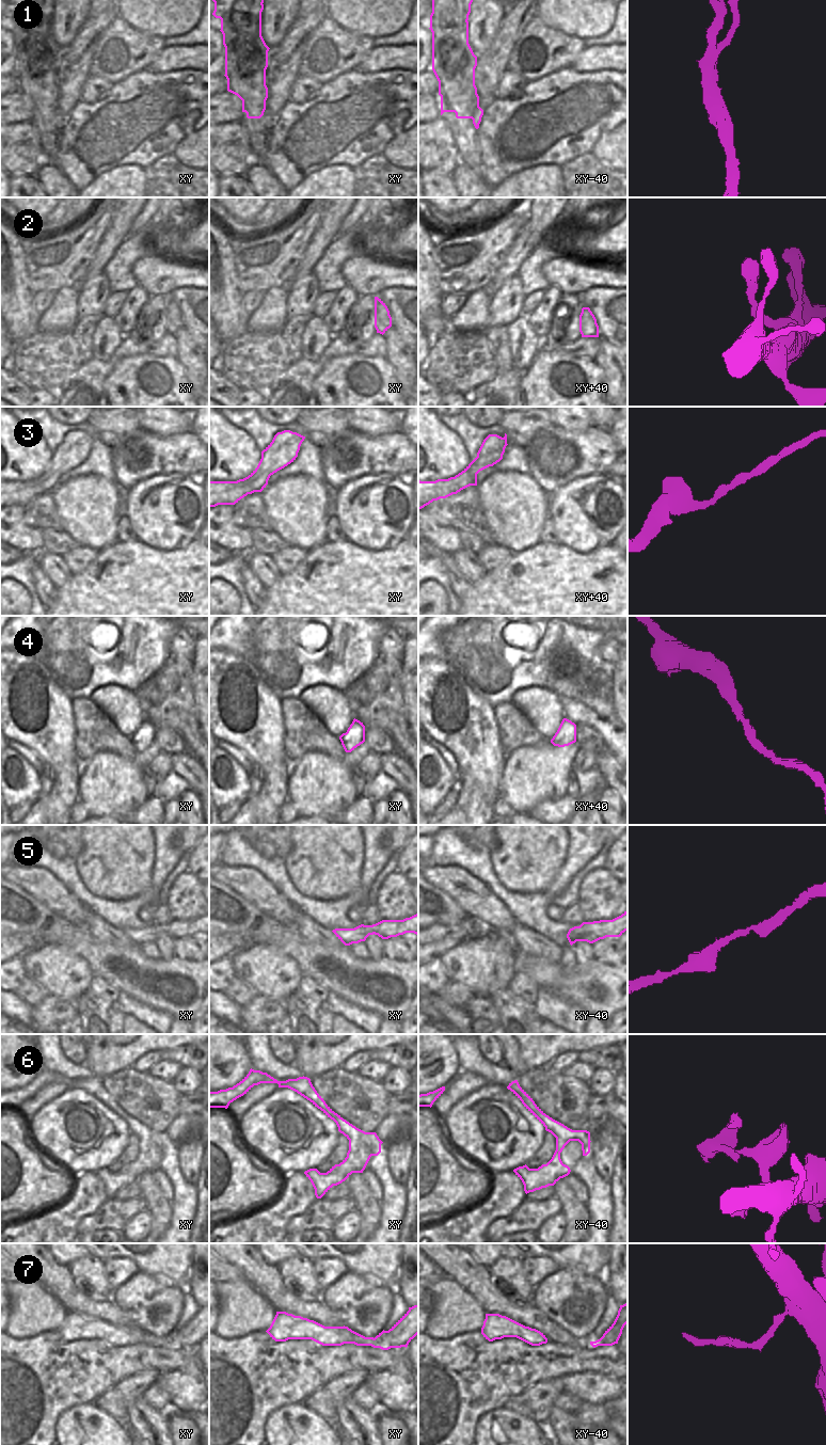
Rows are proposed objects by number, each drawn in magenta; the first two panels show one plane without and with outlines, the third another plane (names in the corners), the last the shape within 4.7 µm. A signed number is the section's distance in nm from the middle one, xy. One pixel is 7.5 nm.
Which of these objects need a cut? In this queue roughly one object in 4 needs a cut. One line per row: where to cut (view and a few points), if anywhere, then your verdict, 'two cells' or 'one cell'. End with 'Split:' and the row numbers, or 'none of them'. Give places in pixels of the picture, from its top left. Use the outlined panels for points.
1: cut in xy along (241, 4), (229, 17), (237, 86); two cells
2: no cut; one cell
3: no cut; one cell
4: no cut; one cell
5: no cut; one cell
6: no cut; one cell
7: cut in xy along (372, 1337), (369, 1345); two cells
Split: 1, 7

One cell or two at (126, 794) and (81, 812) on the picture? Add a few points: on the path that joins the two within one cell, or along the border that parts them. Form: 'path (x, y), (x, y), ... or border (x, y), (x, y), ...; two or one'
border (77, 800), (90, 813); two

